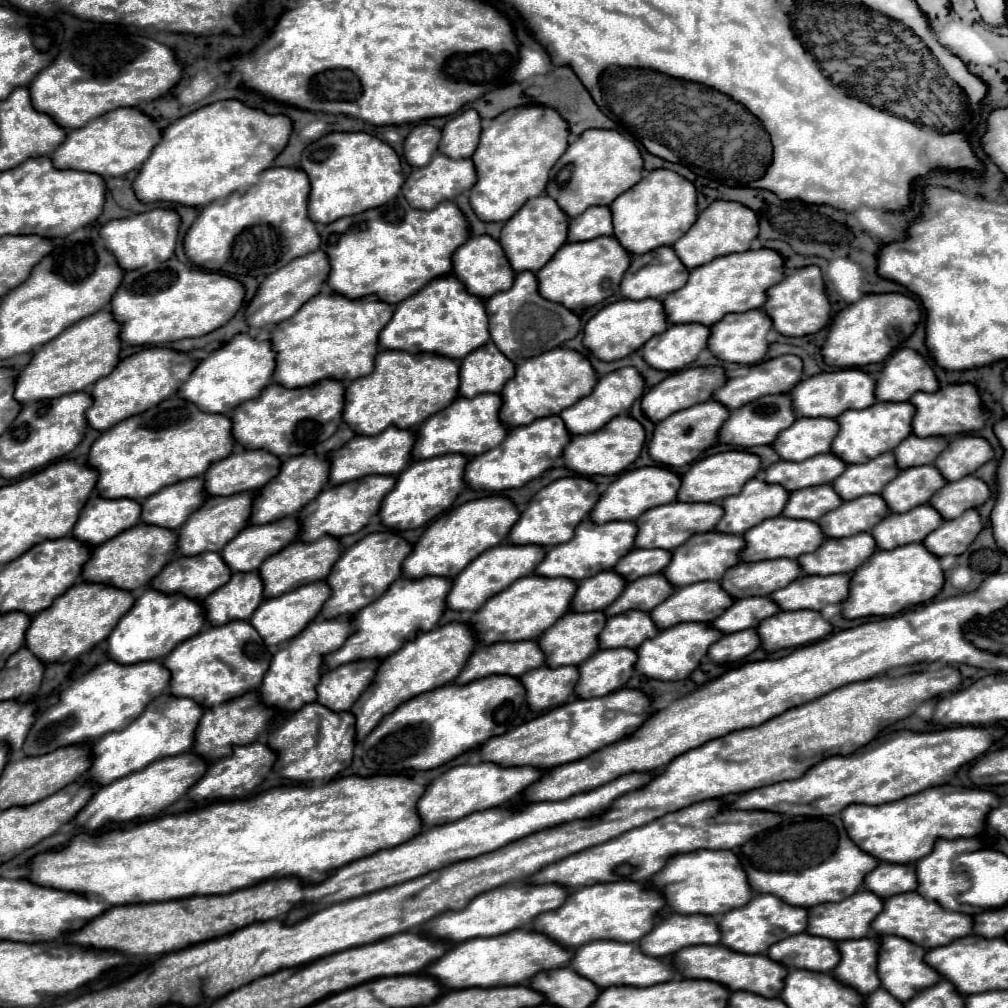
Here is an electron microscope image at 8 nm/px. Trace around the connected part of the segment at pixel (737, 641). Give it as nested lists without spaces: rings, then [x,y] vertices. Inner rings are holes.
[[[741,630],[737,634],[725,634],[709,648],[709,658],[717,664],[731,664],[741,662],[753,650],[761,646],[757,630]]]

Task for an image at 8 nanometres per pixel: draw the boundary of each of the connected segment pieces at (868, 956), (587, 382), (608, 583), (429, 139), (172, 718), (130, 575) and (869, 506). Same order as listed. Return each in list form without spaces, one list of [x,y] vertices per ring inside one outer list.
[[[865,936],[837,944],[841,962],[833,970],[833,976],[863,996],[881,986],[877,978],[877,938],[879,936]]]
[[[559,346],[517,366],[515,376],[501,390],[501,420],[513,428],[529,424],[537,418],[545,418],[549,414],[561,414],[561,410],[565,410],[565,406],[573,406],[573,402],[577,402],[581,394],[589,394],[595,384],[597,372],[591,366],[589,358],[577,350]]]
[[[605,570],[601,574],[595,574],[593,578],[585,578],[585,582],[577,584],[571,610],[575,612],[605,610],[621,596],[625,586],[627,586],[625,578],[621,578],[621,574],[613,570]]]
[[[419,124],[411,130],[405,140],[403,154],[411,166],[427,166],[429,158],[437,152],[437,142],[441,140],[441,130],[431,124]]]
[[[169,692],[161,694],[125,730],[105,734],[105,738],[93,744],[93,766],[89,776],[97,784],[109,784],[131,772],[143,770],[159,758],[189,752],[193,748],[193,730],[197,730],[197,722],[201,720],[203,712],[205,708],[197,706],[193,698],[173,698]]]
[[[141,522],[121,532],[117,538],[111,538],[109,542],[95,546],[89,562],[83,568],[83,578],[87,582],[111,584],[111,586],[133,592],[133,590],[145,588],[175,554],[177,554],[175,530],[161,530],[161,526],[145,526]]]
[[[869,494],[855,498],[853,502],[843,502],[837,510],[831,510],[817,520],[827,538],[845,538],[859,532],[871,532],[877,522],[889,514],[889,506],[881,502],[879,494]]]

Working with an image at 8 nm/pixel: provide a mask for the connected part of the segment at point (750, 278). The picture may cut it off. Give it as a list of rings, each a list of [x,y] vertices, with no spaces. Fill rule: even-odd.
[[[761,248],[727,254],[709,264],[693,268],[687,284],[681,290],[665,296],[663,306],[671,324],[699,322],[713,326],[713,322],[719,322],[725,314],[761,308],[761,302],[765,302],[765,290],[769,290],[773,282],[781,282],[781,278],[785,278],[785,260],[777,250]]]

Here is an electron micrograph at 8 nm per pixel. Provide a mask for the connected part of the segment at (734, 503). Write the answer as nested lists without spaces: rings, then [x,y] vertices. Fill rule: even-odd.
[[[751,478],[739,494],[721,502],[725,516],[717,524],[717,532],[745,534],[745,530],[781,514],[781,506],[785,506],[789,492],[783,486],[769,486],[757,480],[759,478]]]

